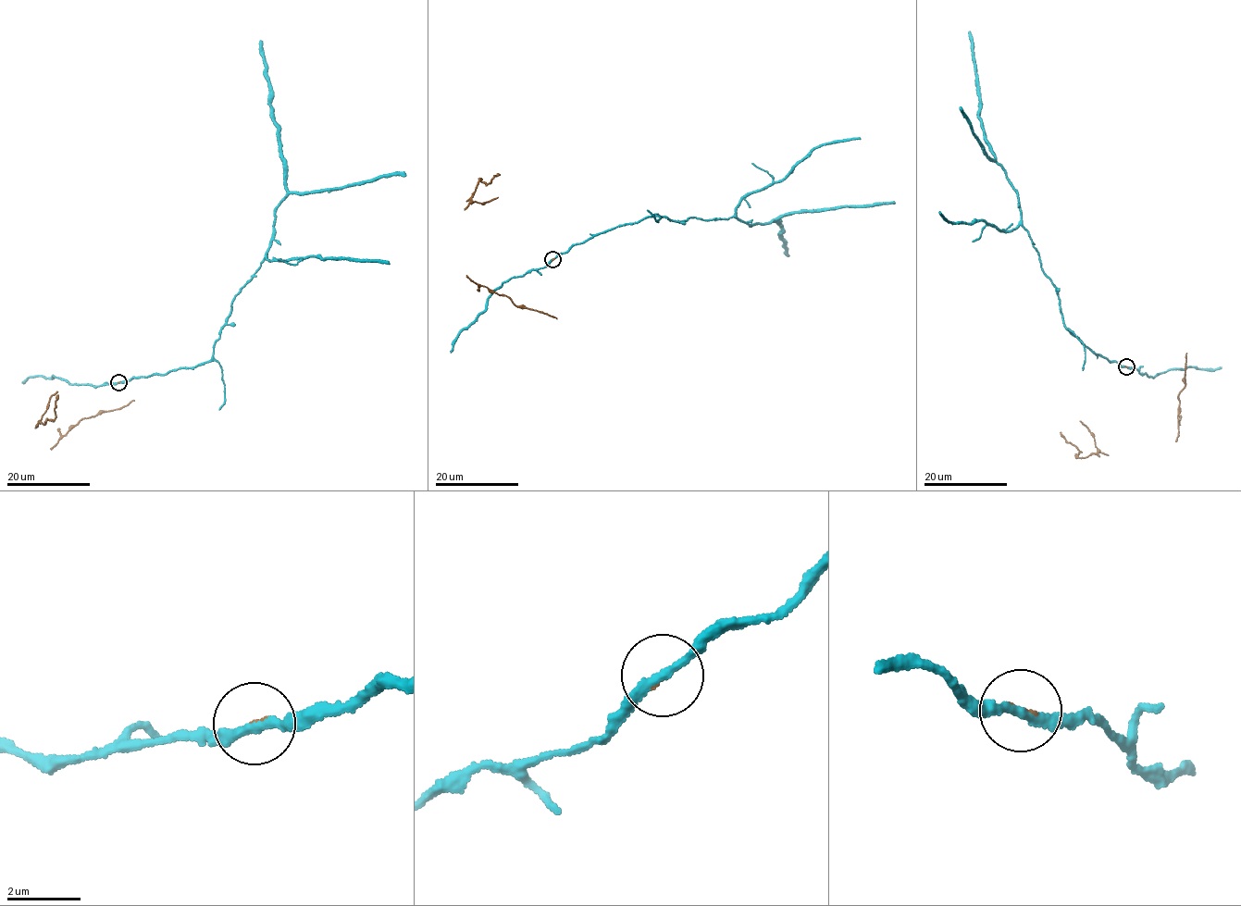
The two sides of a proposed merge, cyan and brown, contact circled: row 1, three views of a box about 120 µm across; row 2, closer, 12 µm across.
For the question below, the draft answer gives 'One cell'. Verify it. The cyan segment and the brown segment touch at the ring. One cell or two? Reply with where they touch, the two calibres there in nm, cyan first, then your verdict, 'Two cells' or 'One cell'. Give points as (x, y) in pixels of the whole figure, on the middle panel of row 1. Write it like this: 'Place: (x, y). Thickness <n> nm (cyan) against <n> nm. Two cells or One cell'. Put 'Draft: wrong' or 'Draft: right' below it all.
Place: (552, 259). Thickness 240 nm (cyan) against 100 nm. Two cells
Draft: wrong

